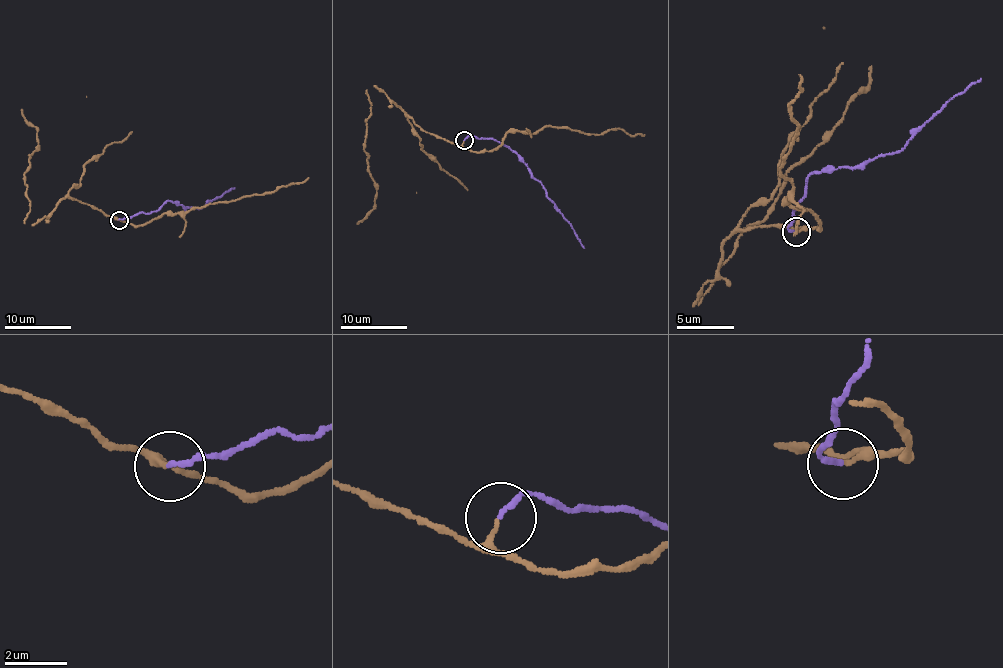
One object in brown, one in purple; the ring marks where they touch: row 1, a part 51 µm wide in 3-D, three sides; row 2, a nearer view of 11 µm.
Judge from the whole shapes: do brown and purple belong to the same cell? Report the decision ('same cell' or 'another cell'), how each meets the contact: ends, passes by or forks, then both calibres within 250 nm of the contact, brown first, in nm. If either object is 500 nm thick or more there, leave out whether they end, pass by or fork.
same cell; brown passes by; purple ends; calibres 120 and 170 nm

